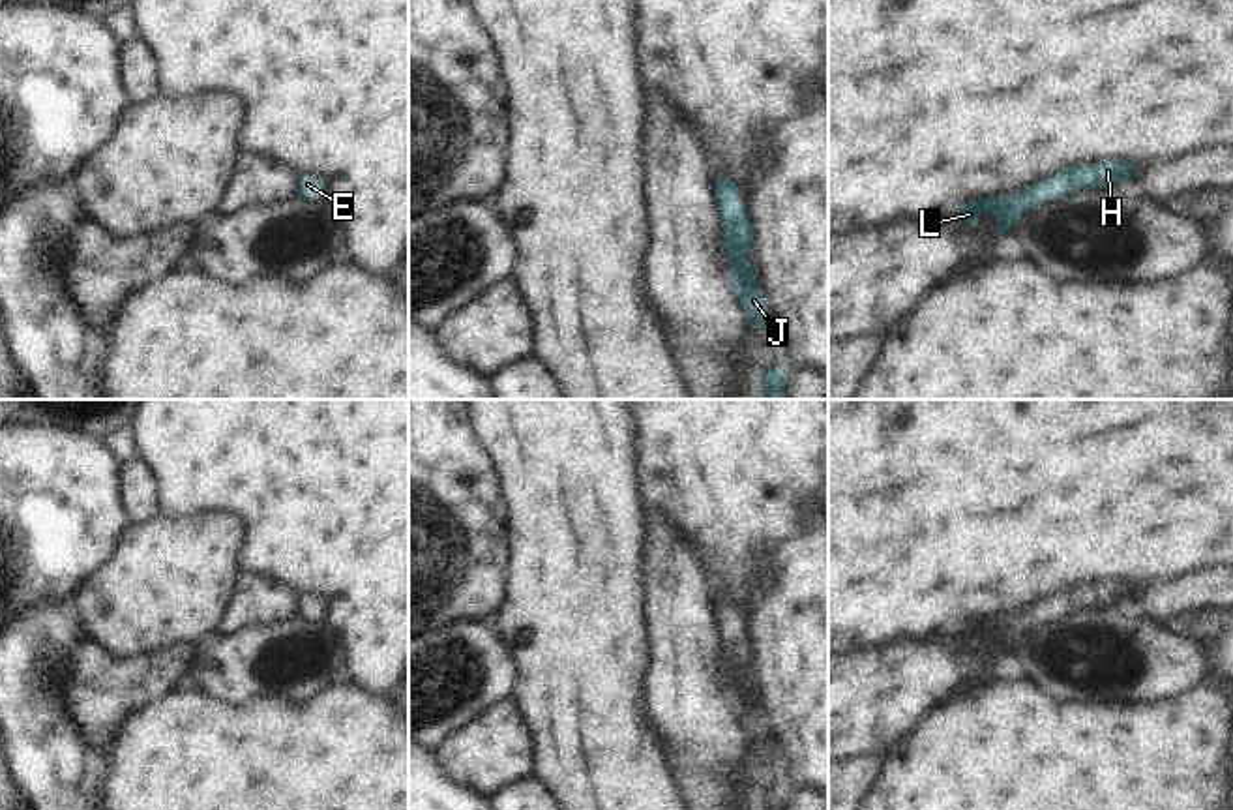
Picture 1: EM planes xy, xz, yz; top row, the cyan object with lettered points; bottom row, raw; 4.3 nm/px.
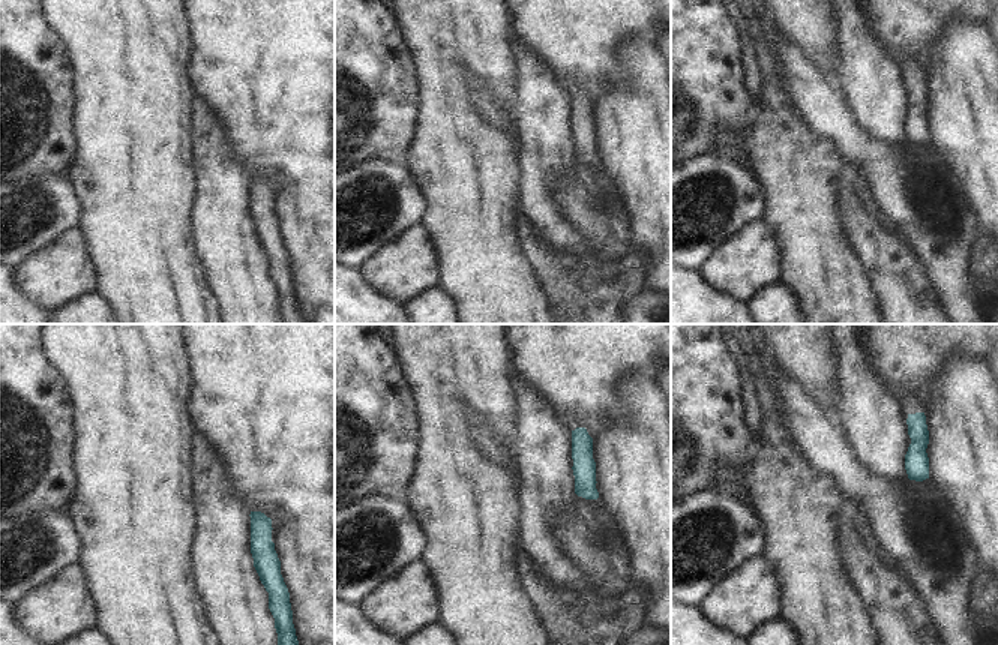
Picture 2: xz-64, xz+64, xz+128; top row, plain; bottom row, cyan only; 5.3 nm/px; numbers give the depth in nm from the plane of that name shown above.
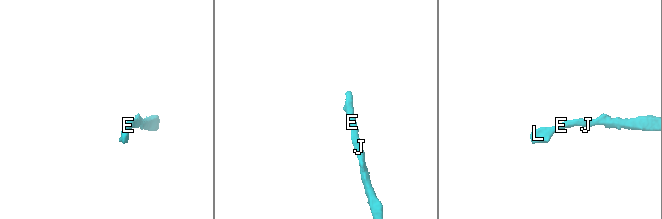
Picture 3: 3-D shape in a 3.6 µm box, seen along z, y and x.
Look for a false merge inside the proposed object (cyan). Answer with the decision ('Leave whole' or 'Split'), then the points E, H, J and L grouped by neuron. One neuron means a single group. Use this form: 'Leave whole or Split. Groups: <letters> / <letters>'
Leave whole. Groups: E H J L.

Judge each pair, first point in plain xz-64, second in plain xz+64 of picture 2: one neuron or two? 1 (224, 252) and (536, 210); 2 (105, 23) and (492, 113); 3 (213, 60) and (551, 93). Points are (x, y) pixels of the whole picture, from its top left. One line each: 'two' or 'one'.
1: one
2: two
3: two

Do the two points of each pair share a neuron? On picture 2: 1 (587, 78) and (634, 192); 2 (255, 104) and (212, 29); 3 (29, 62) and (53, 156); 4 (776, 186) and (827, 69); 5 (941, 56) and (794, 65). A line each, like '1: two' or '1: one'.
1: two
2: one
3: one
4: one
5: two

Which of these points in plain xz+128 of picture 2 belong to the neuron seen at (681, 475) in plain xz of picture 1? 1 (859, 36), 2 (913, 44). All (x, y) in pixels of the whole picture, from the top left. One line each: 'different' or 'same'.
1: different
2: same

